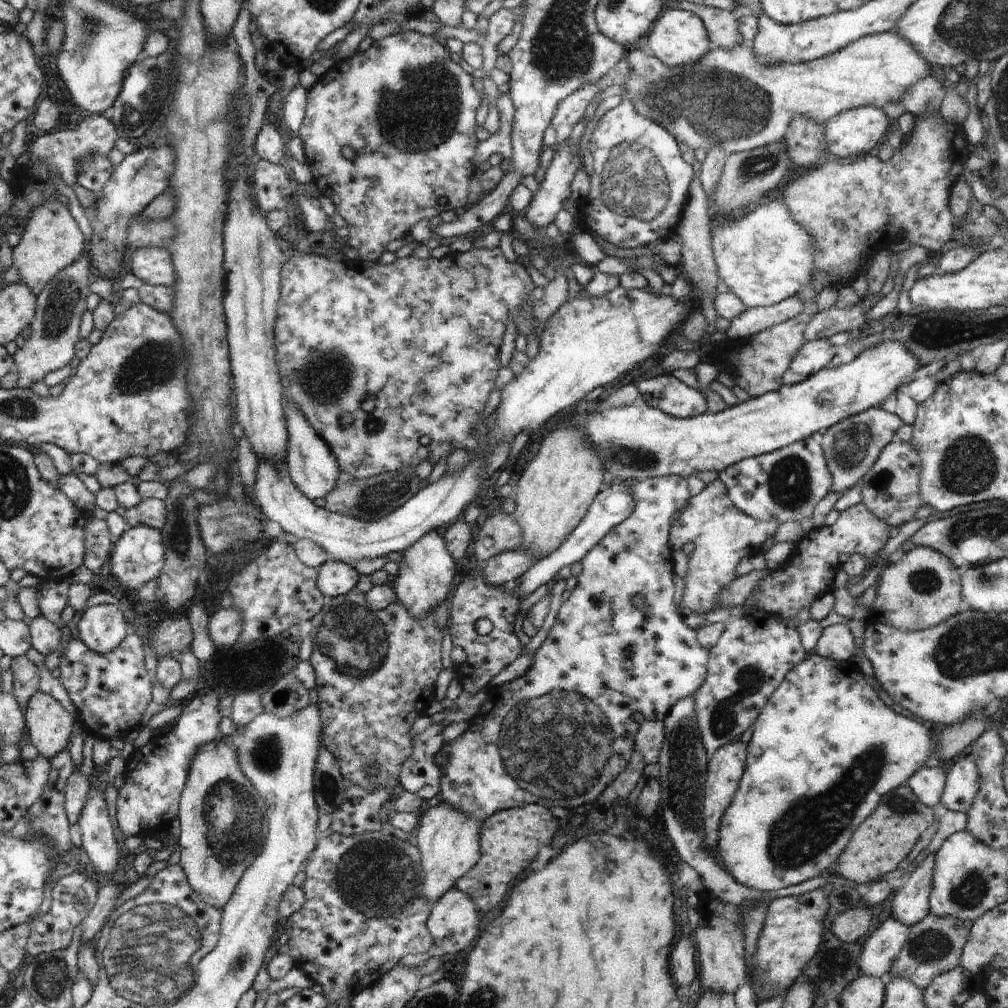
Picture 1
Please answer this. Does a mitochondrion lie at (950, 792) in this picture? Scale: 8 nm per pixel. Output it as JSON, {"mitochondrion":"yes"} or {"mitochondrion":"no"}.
{"mitochondrion":"no"}

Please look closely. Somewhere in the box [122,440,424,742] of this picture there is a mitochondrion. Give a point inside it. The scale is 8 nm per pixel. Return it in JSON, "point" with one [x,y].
{"point":[353,642]}

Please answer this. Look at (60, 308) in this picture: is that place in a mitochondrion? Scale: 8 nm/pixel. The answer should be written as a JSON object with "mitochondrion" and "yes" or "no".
{"mitochondrion":"yes"}

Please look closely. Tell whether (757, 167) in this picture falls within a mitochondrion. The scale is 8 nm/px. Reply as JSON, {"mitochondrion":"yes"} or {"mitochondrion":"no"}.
{"mitochondrion":"yes"}

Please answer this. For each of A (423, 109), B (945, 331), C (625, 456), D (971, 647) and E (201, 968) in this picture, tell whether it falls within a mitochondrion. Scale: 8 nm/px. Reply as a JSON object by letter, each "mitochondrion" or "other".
{"A":"mitochondrion","B":"mitochondrion","C":"mitochondrion","D":"mitochondrion","E":"mitochondrion"}

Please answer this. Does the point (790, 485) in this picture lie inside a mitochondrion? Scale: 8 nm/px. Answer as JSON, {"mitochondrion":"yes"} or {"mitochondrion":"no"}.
{"mitochondrion":"yes"}

